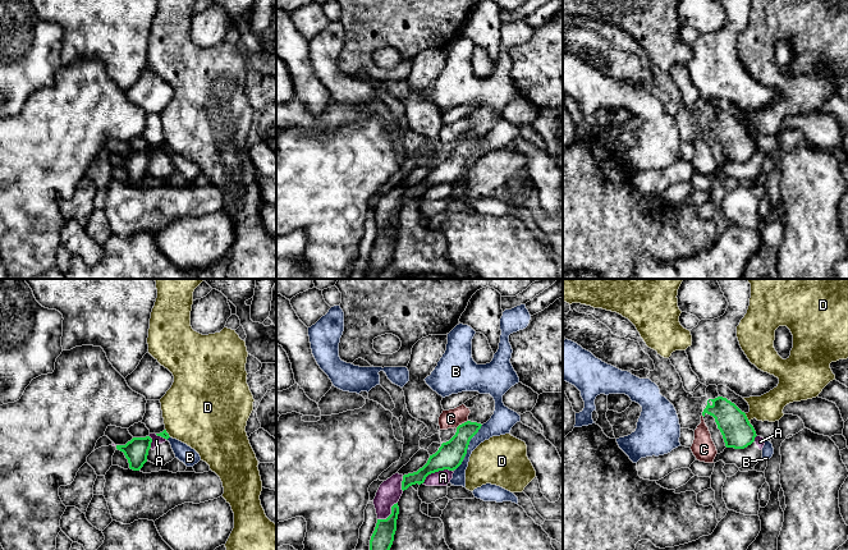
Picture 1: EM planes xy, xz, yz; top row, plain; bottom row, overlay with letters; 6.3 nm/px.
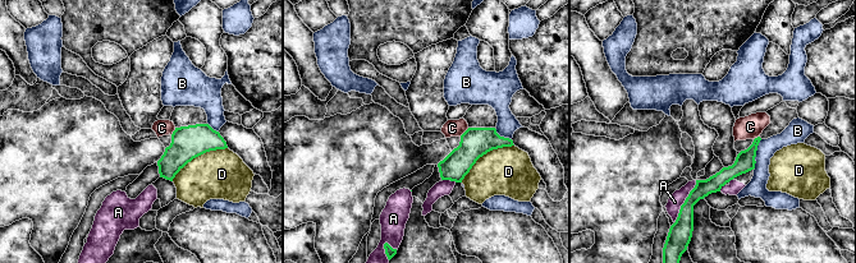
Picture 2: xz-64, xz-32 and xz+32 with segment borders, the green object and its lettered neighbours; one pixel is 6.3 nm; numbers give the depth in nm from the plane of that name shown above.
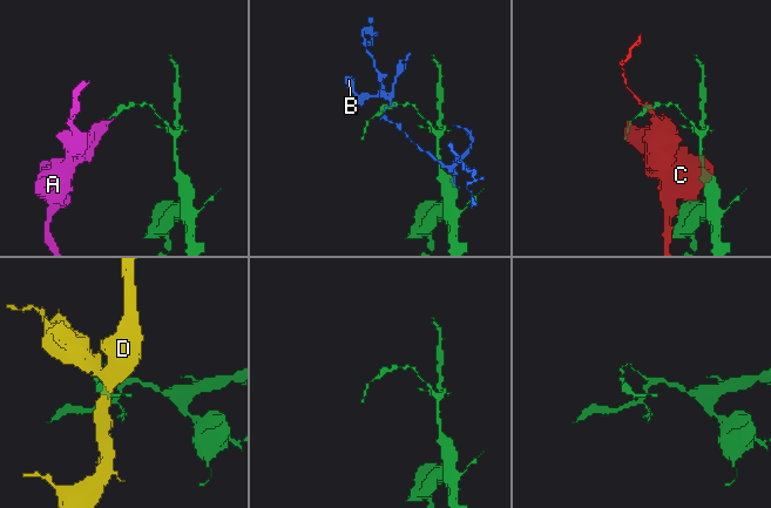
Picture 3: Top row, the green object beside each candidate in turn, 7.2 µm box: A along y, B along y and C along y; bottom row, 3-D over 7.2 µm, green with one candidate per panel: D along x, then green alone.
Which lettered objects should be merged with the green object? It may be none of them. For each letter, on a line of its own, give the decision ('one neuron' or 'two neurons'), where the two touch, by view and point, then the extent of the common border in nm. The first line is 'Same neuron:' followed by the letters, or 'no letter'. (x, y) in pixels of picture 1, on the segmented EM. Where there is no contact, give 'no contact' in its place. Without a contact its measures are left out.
Same neuron: no letter
A: two neurons; contact xz (436, 471); length 200 nm
B: two neurons; contact xz (467, 448); length 340 nm
C: two neurons; contact xz (462, 424); length 90 nm
D: two neurons; contact yz (747, 418); length 80 nm

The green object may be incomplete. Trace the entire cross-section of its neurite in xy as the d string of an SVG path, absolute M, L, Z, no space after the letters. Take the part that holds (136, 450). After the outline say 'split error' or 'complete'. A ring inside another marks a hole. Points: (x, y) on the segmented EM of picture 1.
M150 436L133 437L125 445L116 445L116 449L124 453L130 469L139 471L147 462L151 443L152 439Z; complete

